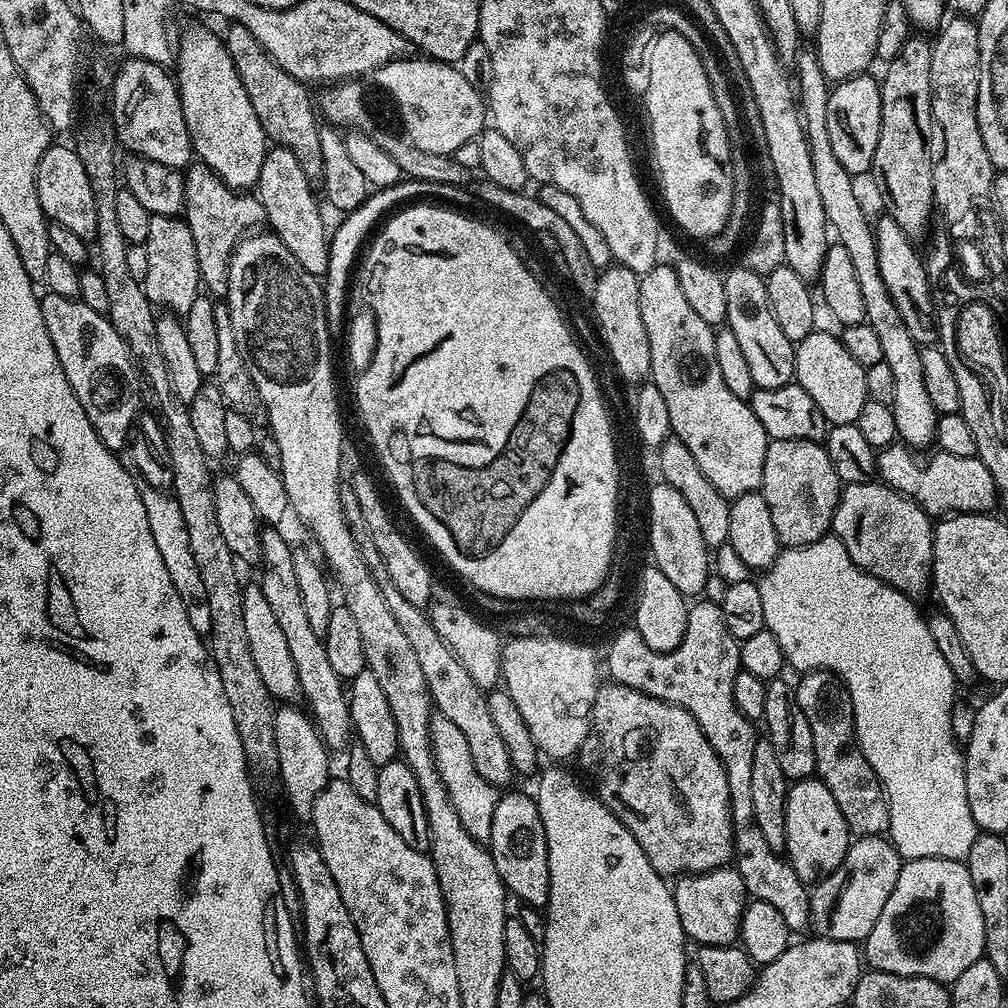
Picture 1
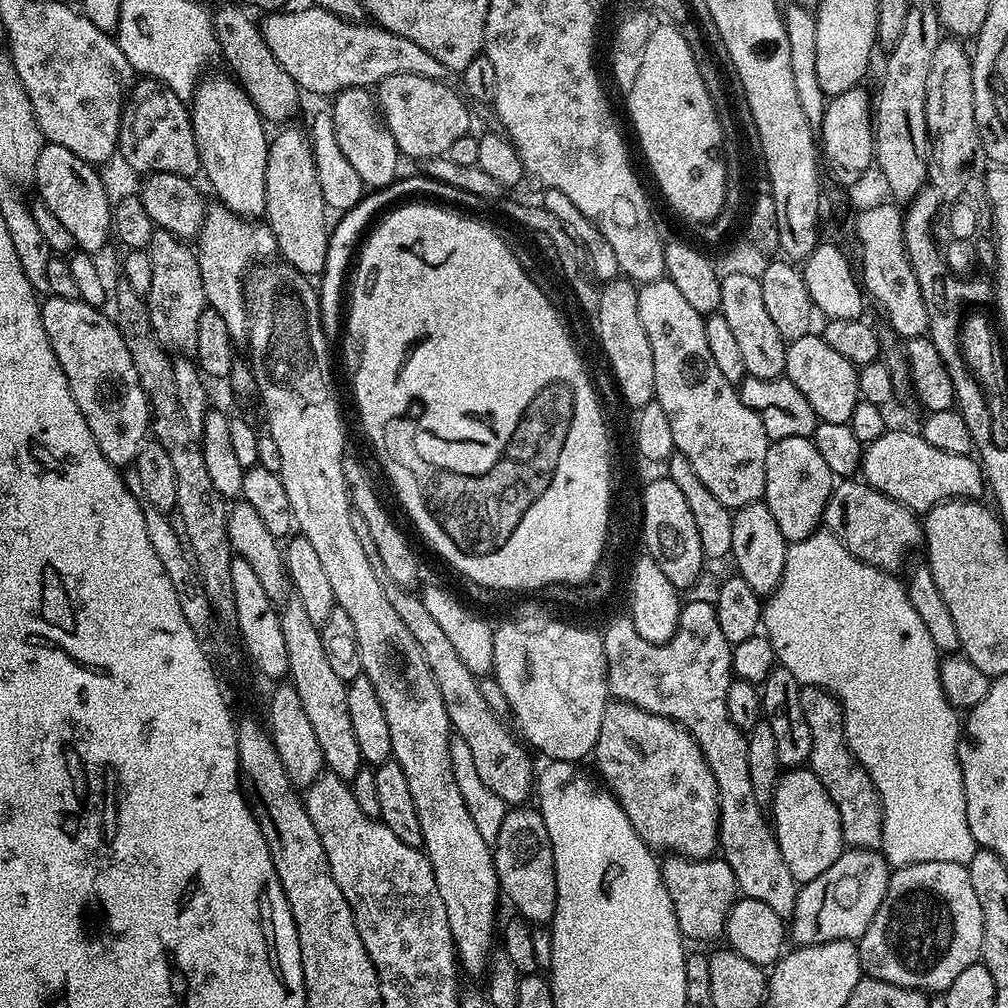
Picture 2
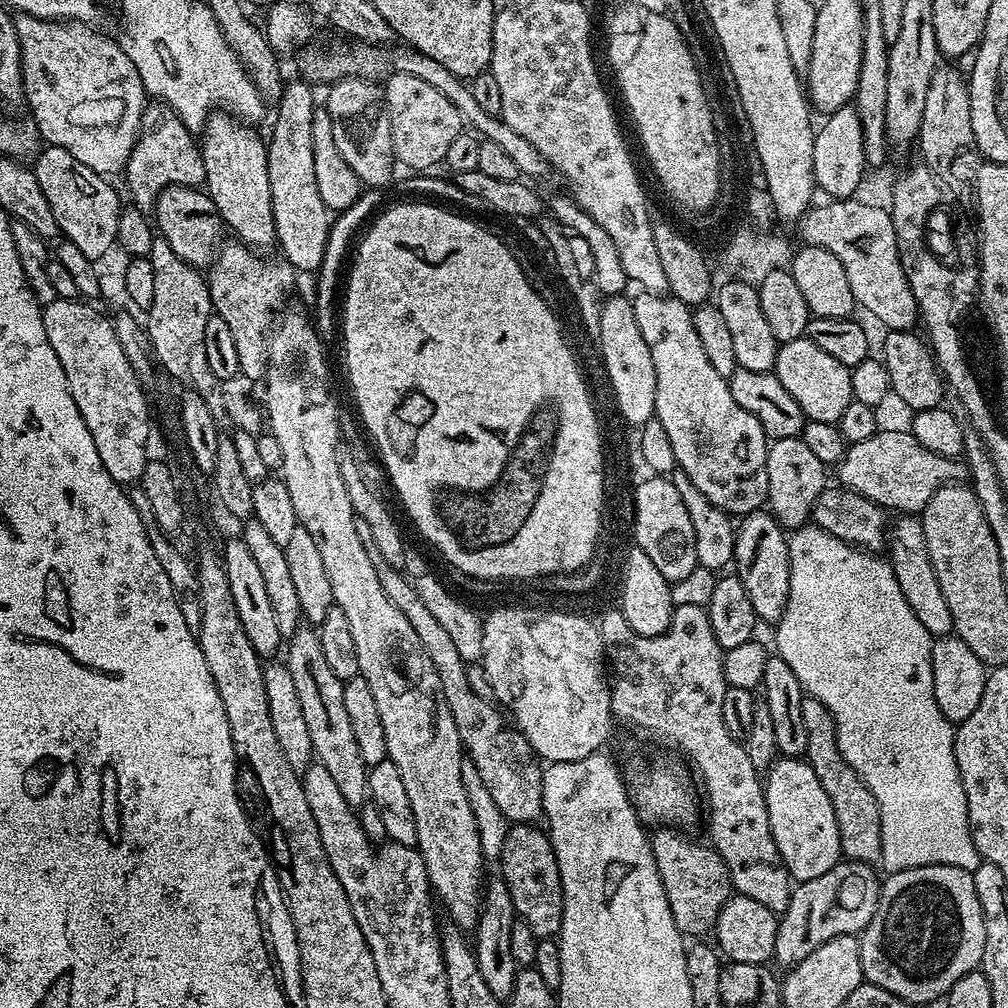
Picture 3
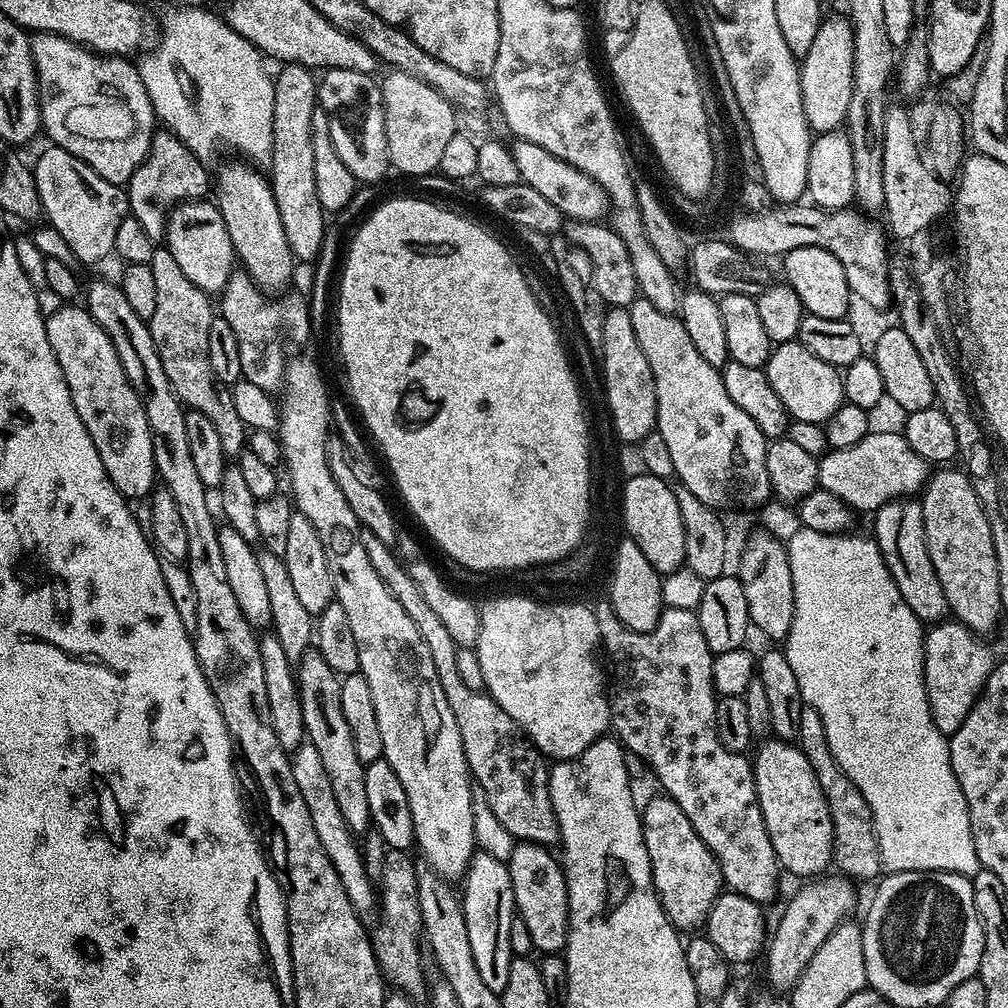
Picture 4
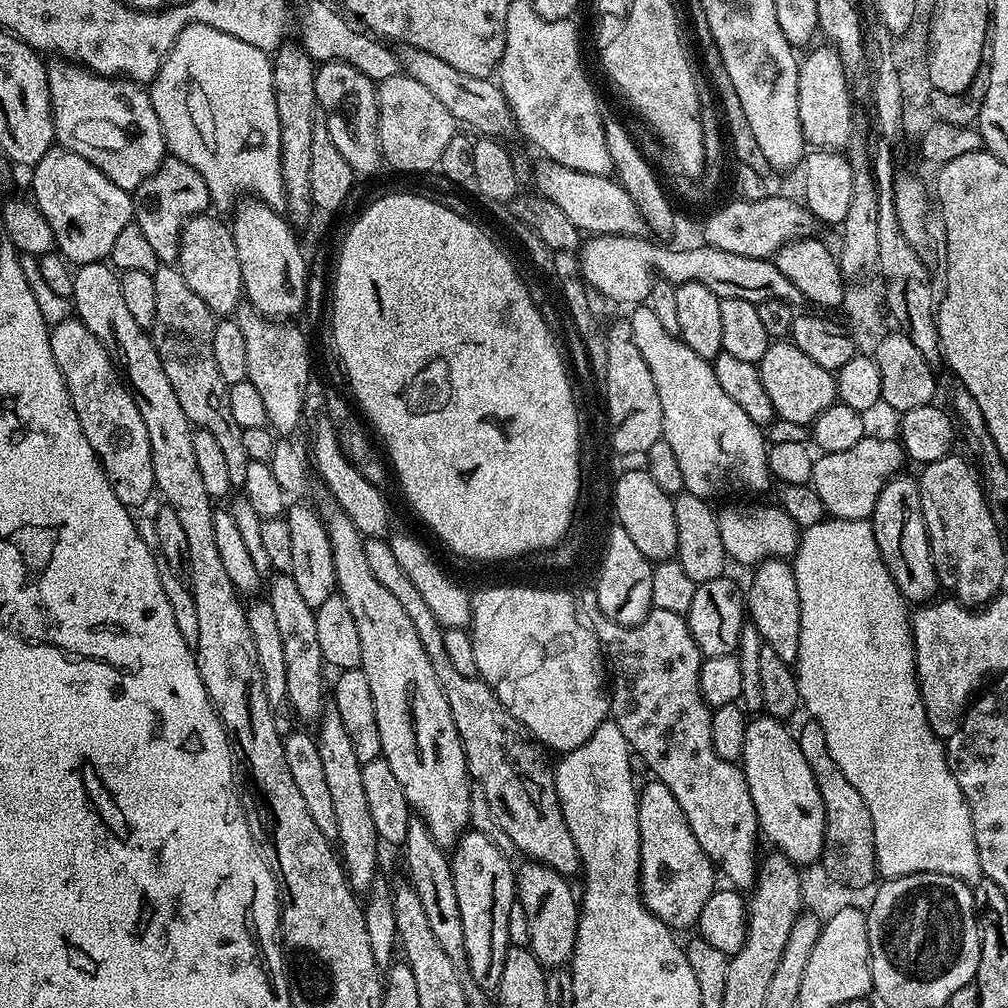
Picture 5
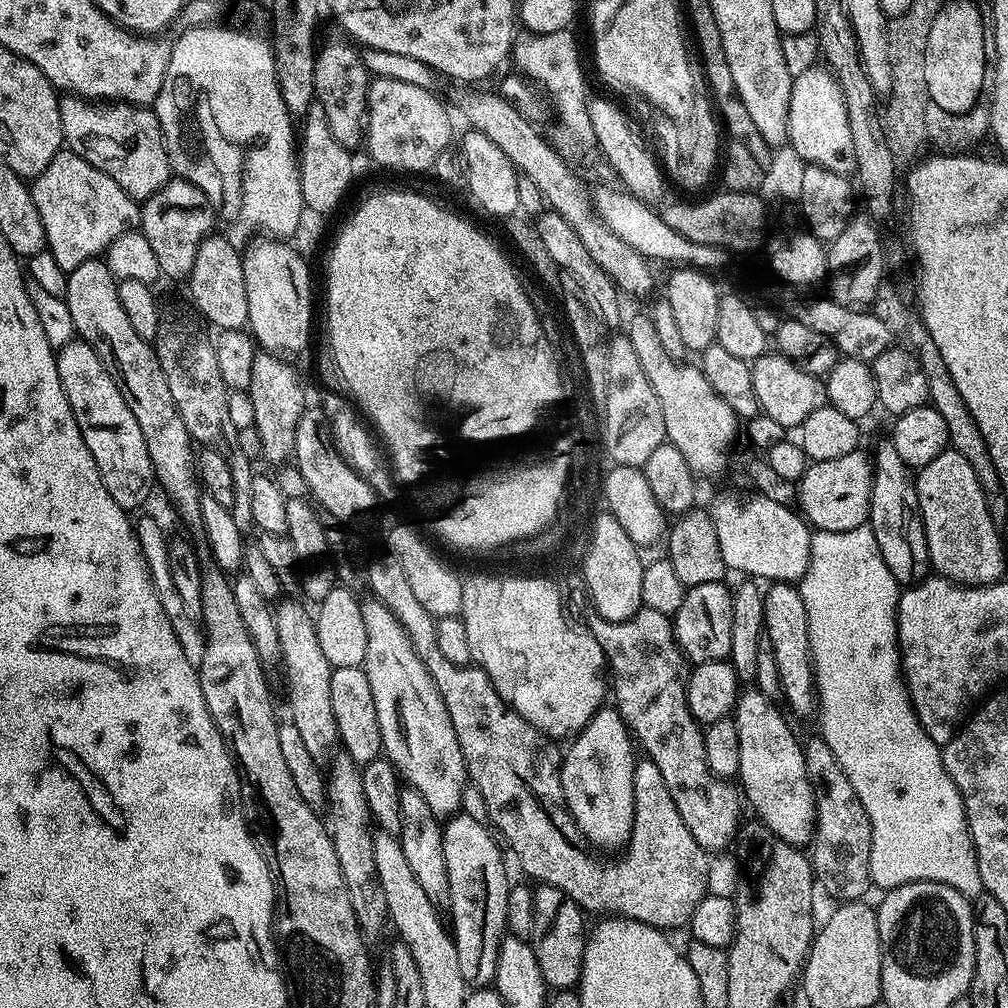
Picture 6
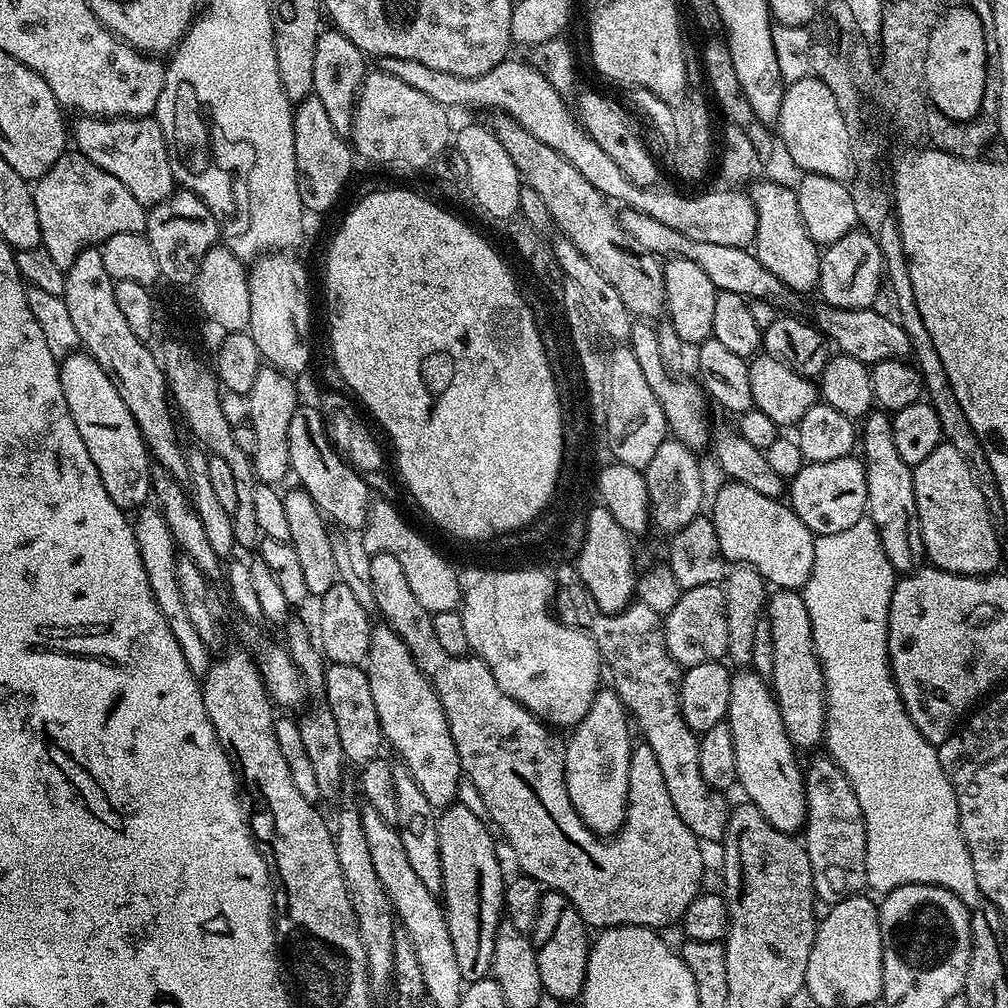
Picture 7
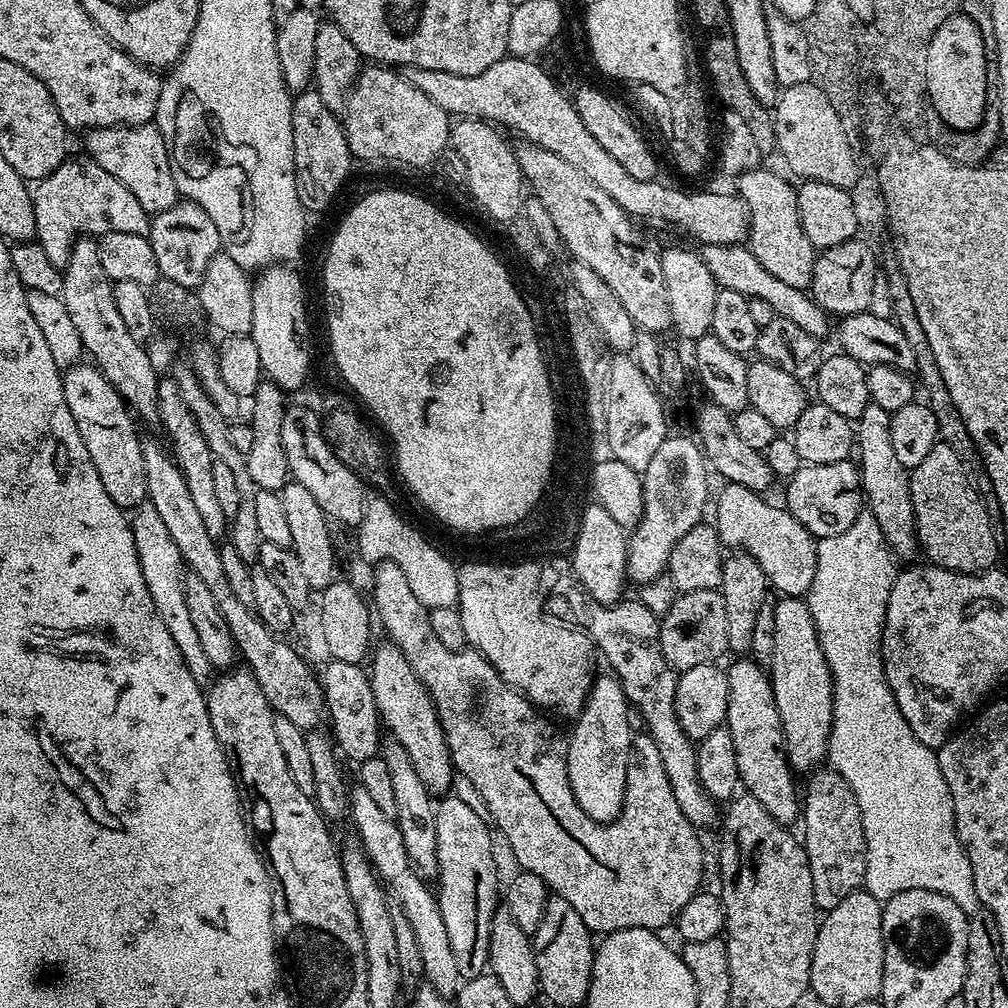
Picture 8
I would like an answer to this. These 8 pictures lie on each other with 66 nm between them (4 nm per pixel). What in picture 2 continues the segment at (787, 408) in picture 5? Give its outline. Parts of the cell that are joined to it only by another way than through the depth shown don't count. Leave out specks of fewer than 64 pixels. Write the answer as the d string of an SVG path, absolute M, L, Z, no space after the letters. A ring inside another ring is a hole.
M809 334L787 345L784 375L802 390L806 402L814 406L817 421L847 424L850 414L854 414L854 406L860 401L857 365L826 346L823 335Z

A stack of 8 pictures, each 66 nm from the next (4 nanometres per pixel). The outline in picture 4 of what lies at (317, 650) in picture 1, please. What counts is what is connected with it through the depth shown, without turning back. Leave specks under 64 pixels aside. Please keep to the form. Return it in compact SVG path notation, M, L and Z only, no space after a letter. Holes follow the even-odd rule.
M309 650L301 657L296 675L307 743L312 744L322 758L322 770L326 770L326 778L330 778L330 790L334 790L334 802L338 802L338 810L342 810L346 826L353 834L363 834L372 827L370 801L366 799L366 766L354 750L350 725L342 715L341 677L326 666L326 658L315 650Z

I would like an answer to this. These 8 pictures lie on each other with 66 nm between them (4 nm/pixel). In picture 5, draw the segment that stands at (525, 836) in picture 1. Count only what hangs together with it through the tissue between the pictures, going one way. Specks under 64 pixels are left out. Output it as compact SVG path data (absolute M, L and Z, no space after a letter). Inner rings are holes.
M524 862L524 865L515 869L516 874L516 899L528 919L530 942L534 958L543 964L545 969L559 969L567 965L572 959L580 905L577 893L572 893L572 888L567 879L550 866L535 862Z

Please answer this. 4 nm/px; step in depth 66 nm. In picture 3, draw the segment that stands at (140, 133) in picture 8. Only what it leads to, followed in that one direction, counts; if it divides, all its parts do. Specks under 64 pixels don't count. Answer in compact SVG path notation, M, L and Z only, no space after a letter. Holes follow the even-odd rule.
M20 14L15 21L20 43L24 99L27 111L32 111L31 119L39 139L45 145L74 154L82 166L90 166L90 170L100 176L108 178L111 172L123 173L136 136L140 133L140 119L146 107L142 78L138 78L138 70L134 70L134 62L126 58L113 37L111 40L100 32L92 32L91 25L81 24L78 20L43 20Z

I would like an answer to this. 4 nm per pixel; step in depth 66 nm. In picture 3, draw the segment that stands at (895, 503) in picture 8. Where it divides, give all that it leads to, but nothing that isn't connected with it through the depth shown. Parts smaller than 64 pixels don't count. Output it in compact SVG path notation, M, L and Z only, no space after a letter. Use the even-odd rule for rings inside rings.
M908 514L897 517L890 528L886 556L894 570L894 578L898 578L898 587L906 597L910 610L914 610L918 622L926 626L926 630L933 638L949 635L952 632L950 606L942 594L942 586L938 586L938 574L934 574L934 566L930 562L930 550L926 546L923 519Z

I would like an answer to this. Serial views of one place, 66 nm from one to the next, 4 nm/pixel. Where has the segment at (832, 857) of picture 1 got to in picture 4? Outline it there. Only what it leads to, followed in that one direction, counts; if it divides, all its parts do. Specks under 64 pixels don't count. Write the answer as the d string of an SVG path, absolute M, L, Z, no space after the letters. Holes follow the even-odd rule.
M768 738L761 744L764 745L760 749L755 749L757 752L752 760L752 773L758 790L758 806L762 806L762 818L766 822L766 834L770 834L770 842L774 842L774 854L778 854L781 869L787 875L789 872L792 876L808 876L804 878L823 877L832 864L834 826L822 786L818 786L818 778L814 778L814 770L810 762L806 762L806 754L802 754L795 743Z

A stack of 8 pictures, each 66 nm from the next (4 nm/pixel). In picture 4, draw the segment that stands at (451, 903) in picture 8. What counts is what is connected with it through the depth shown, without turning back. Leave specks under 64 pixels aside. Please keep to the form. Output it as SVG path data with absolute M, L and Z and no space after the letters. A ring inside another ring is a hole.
M478 850L470 858L468 869L464 871L463 884L462 903L466 918L466 931L470 937L470 951L474 954L474 963L478 966L478 974L482 977L484 985L494 990L494 994L500 997L506 990L506 981L510 975L510 962L514 959L510 950L510 922L518 915L514 902L514 886L510 886L510 870L505 861Z

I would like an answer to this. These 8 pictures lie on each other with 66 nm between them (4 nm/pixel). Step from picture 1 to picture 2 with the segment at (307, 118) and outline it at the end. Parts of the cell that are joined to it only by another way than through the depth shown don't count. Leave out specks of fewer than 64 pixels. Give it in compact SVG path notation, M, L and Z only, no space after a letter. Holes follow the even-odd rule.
M224 4L217 12L211 13L212 28L216 32L219 55L228 63L227 71L231 73L242 91L248 95L250 102L258 110L258 114L269 125L284 126L300 108L302 89L282 70L278 58L274 58L270 46L266 46L266 38L262 38L259 23L251 20L249 9L236 4Z

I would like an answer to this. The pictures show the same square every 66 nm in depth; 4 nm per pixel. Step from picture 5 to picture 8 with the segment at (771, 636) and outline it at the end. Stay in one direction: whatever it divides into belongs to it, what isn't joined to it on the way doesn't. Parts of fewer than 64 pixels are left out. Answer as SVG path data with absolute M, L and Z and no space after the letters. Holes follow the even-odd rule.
M780 596L774 603L774 658L770 679L784 731L788 762L797 773L811 773L828 755L832 729L832 675L818 642L818 630L807 599Z

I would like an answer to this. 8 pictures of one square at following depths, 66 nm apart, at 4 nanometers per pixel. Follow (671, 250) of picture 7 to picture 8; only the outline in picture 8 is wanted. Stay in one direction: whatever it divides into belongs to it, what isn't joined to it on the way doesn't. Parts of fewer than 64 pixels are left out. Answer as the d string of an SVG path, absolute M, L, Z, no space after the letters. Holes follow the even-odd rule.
M702 244L699 245L698 251L702 262L706 262L706 270L710 270L710 274L714 277L720 288L738 290L738 294L747 296L749 300L762 298L775 310L778 316L790 318L790 322L795 322L798 326L802 326L802 330L806 330L808 334L814 334L821 338L827 337L827 332L829 335L830 324L828 328L828 320L830 321L830 318L824 309L812 299L805 289L786 286L786 282L781 282L779 278L774 278L774 274L770 274L770 270L766 270L766 266L762 266L762 262L758 262L758 258L754 258L751 248L744 244Z

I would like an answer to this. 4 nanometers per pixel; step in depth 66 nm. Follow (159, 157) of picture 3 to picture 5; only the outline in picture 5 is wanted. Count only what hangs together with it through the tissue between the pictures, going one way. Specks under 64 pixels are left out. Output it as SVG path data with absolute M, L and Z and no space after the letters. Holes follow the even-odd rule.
M169 155L160 163L158 170L154 174L150 174L150 178L146 178L146 182L142 182L136 187L136 191L131 193L131 198L134 222L150 242L154 254L158 254L161 264L175 265L180 259L180 235L185 222L191 216L207 213L210 208L206 182L202 182L202 174L198 174L198 170L194 170L194 166L186 166L186 162L182 162L174 155Z

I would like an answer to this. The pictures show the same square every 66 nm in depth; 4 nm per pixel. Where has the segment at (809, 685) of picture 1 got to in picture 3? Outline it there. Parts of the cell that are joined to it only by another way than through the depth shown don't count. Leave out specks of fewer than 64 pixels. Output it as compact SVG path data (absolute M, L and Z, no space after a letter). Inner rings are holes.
M805 695L802 702L802 723L806 726L806 757L809 766L818 774L822 790L830 794L834 806L834 818L838 818L838 838L844 860L856 860L859 864L875 865L882 854L882 814L874 794L858 778L856 771L847 764L838 750L838 738L834 718L818 698Z

